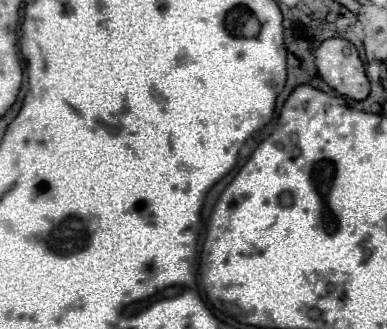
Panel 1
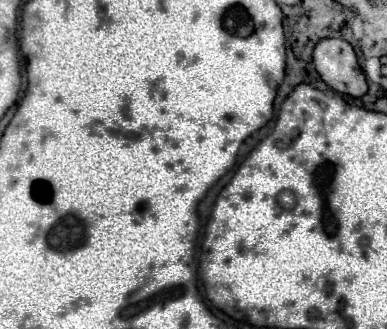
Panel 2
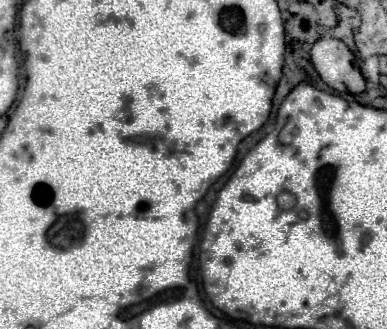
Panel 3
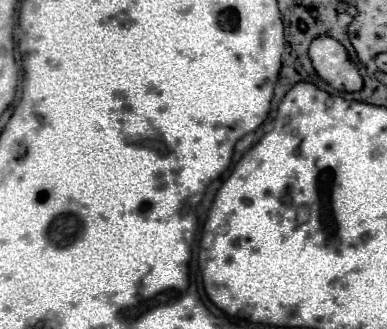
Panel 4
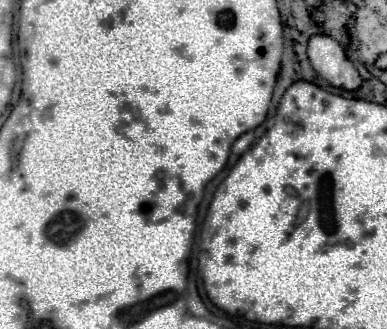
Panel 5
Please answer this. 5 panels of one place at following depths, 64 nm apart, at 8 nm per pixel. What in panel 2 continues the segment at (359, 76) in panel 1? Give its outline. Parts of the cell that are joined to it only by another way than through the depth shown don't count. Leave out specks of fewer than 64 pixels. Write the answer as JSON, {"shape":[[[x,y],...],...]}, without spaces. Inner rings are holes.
{"shape":[[[324,38],[312,52],[314,66],[320,78],[336,92],[360,98],[366,94],[368,84],[362,68],[358,66],[354,48],[340,38]]]}

